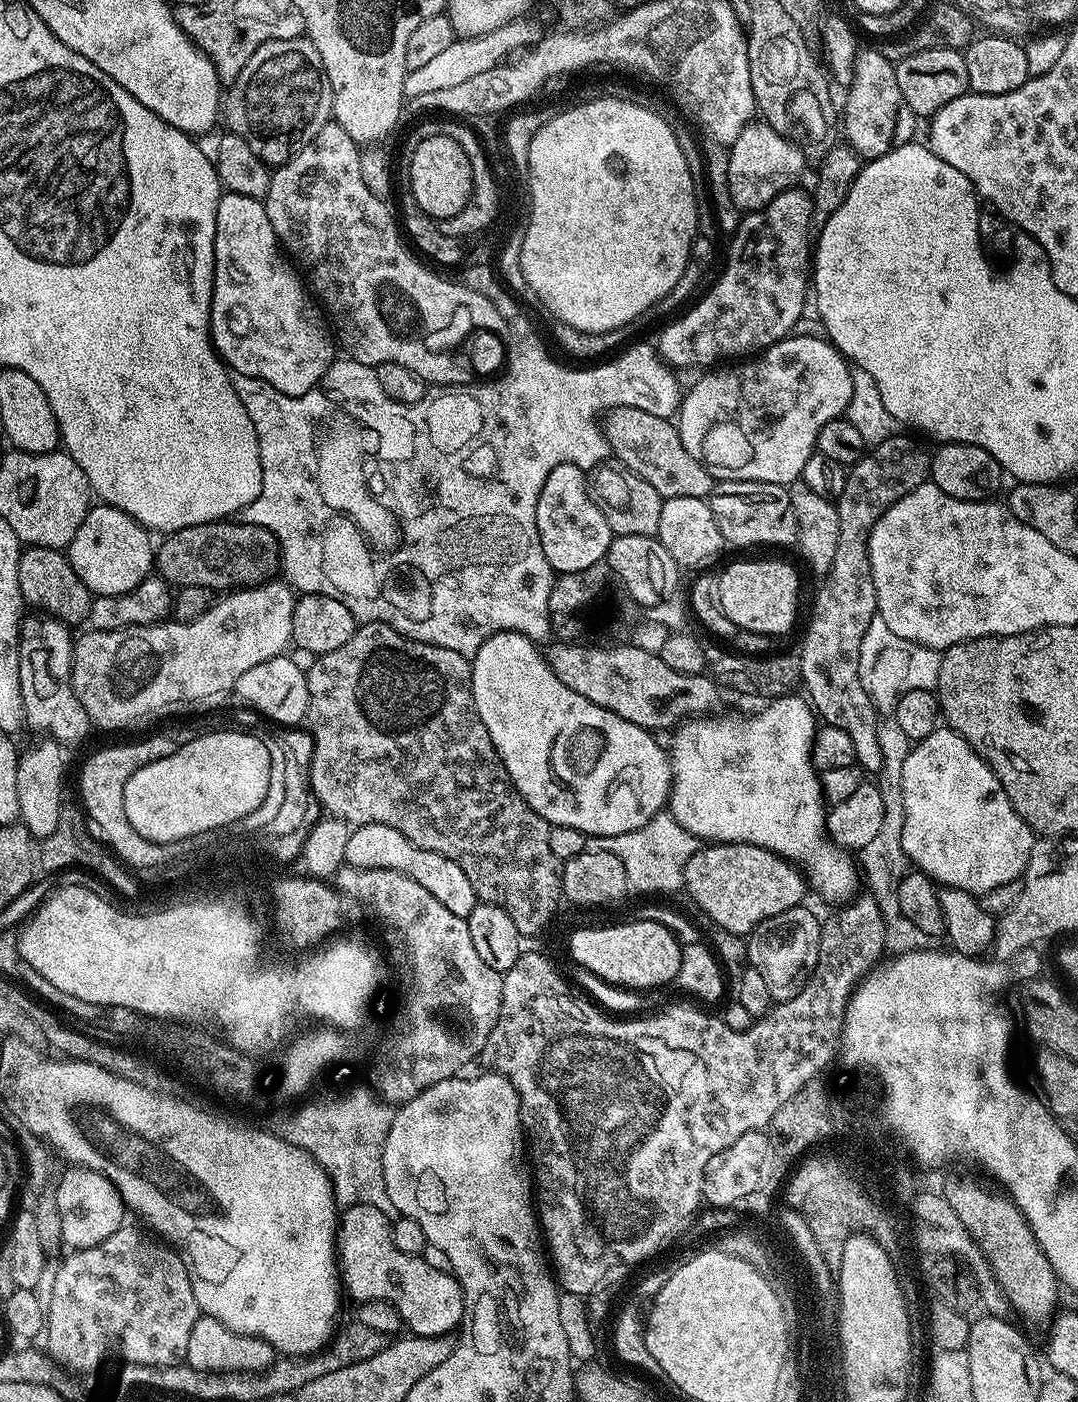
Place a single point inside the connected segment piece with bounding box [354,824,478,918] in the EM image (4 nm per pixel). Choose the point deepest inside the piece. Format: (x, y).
(378, 846)

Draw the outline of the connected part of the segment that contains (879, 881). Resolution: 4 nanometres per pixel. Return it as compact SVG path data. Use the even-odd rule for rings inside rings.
M878 712L877 722L878 736L881 738L883 764L876 778L876 785L882 797L883 824L877 837L869 845L859 849L858 864L866 884L867 891L879 904L882 913L883 925L886 928L885 949L893 955L900 955L908 952L923 952L938 950L943 947L943 939L938 936L928 935L922 932L910 918L902 914L898 903L898 883L901 882L905 874L910 870L910 861L905 854L901 844L901 830L905 824L905 802L902 798L902 765L906 754L911 748L911 741L902 733L902 728L894 712Z

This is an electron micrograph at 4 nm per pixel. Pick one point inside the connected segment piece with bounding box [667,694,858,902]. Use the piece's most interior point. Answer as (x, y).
(735, 780)

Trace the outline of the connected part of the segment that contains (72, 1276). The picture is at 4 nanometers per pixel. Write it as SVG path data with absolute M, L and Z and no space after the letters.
M121 1226L106 1242L98 1242L98 1246L69 1251L52 1276L48 1300L46 1296L46 1351L69 1373L95 1373L95 1368L111 1356L124 1360L120 1362L125 1365L146 1368L174 1368L187 1361L190 1334L202 1313L198 1298L194 1298L194 1286L184 1259L175 1248L153 1238L147 1231L128 1227Z

